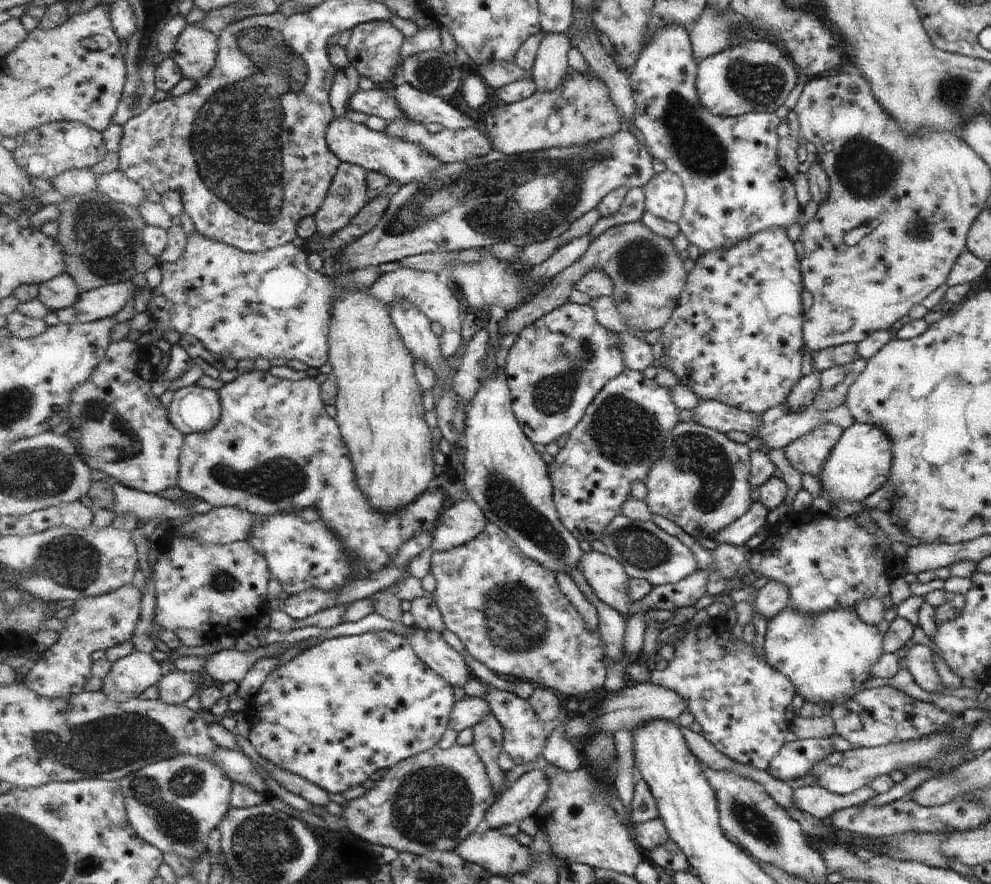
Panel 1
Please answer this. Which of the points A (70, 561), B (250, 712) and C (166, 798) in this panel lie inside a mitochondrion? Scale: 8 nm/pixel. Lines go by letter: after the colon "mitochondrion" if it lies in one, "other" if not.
A: mitochondrion
B: other
C: mitochondrion

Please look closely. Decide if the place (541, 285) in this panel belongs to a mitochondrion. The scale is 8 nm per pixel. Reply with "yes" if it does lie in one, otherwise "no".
no

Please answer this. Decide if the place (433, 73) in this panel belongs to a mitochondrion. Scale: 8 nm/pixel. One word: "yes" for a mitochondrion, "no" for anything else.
yes

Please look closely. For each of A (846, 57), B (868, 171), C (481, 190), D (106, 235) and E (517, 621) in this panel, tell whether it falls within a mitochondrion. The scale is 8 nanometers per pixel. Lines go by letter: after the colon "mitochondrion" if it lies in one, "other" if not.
A: other
B: mitochondrion
C: mitochondrion
D: mitochondrion
E: mitochondrion

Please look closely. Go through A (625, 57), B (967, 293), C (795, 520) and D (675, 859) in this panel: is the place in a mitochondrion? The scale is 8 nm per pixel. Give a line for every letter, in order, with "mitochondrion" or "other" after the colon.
A: other
B: other
C: other
D: other

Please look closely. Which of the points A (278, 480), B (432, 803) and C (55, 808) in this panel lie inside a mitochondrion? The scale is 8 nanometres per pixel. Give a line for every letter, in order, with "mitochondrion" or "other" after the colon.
A: mitochondrion
B: mitochondrion
C: mitochondrion

